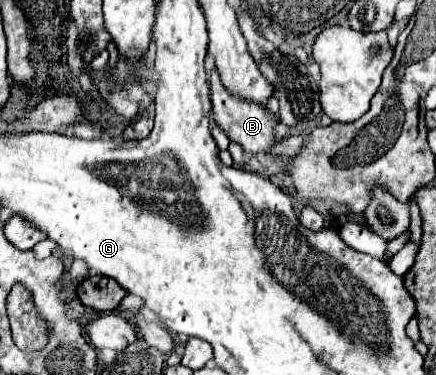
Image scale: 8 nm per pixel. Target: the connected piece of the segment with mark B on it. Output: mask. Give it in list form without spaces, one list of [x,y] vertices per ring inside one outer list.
[[[215,67],[211,69],[211,105],[213,105],[215,123],[225,131],[225,135],[231,141],[239,143],[245,153],[251,153],[251,155],[271,153],[271,149],[277,143],[275,127],[279,123],[279,115],[273,115],[269,109],[265,109],[263,105],[259,105],[255,101],[241,99],[239,95],[233,95],[231,91],[227,91],[225,85],[221,83],[219,71]]]

